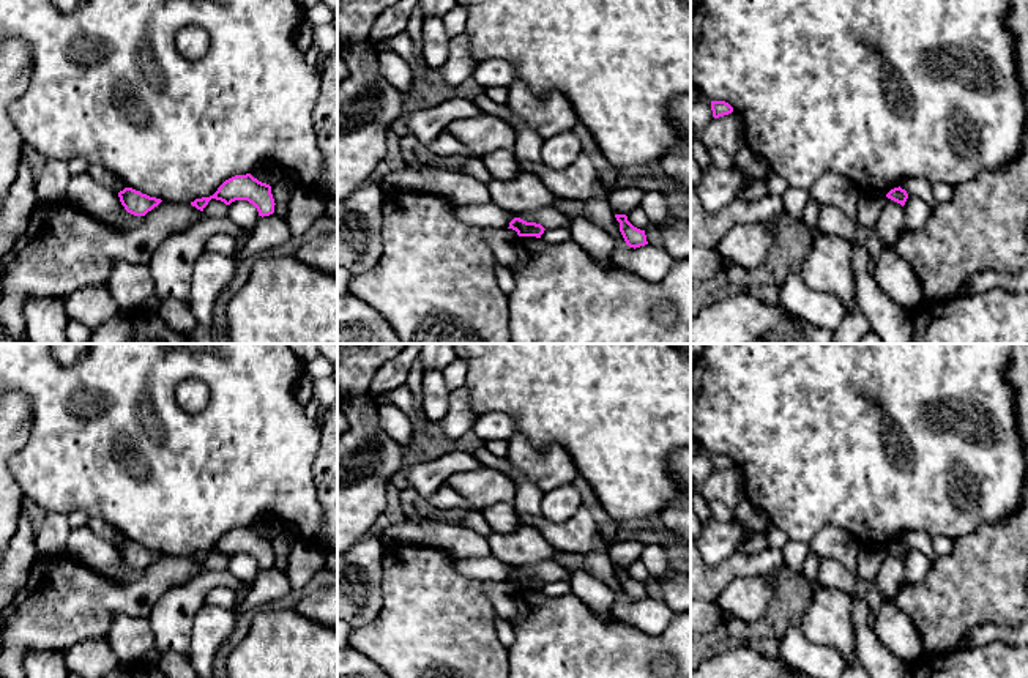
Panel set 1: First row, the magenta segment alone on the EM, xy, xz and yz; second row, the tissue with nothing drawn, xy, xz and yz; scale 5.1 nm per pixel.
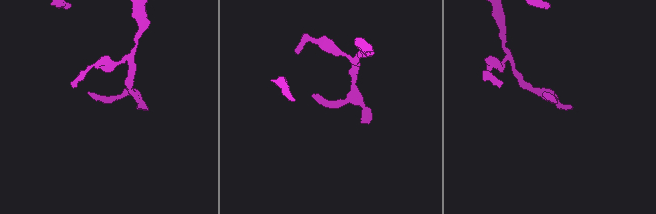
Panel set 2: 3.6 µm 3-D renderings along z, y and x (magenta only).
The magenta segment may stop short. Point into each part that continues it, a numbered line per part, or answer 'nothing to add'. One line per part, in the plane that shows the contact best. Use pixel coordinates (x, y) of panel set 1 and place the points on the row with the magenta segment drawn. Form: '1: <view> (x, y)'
nothing to add

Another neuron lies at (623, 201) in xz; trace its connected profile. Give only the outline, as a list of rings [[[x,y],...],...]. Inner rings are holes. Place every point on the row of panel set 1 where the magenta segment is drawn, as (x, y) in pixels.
[[[635,186],[613,189],[609,194],[609,203],[615,214],[629,214],[634,208],[640,207],[643,191]]]

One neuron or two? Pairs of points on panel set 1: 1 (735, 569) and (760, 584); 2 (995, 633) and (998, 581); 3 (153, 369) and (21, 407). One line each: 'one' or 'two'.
1: two
2: two
3: two

